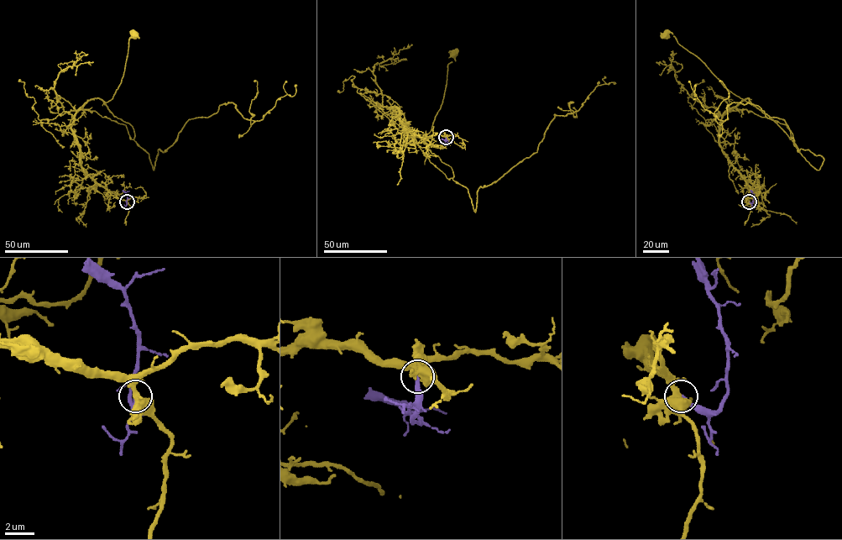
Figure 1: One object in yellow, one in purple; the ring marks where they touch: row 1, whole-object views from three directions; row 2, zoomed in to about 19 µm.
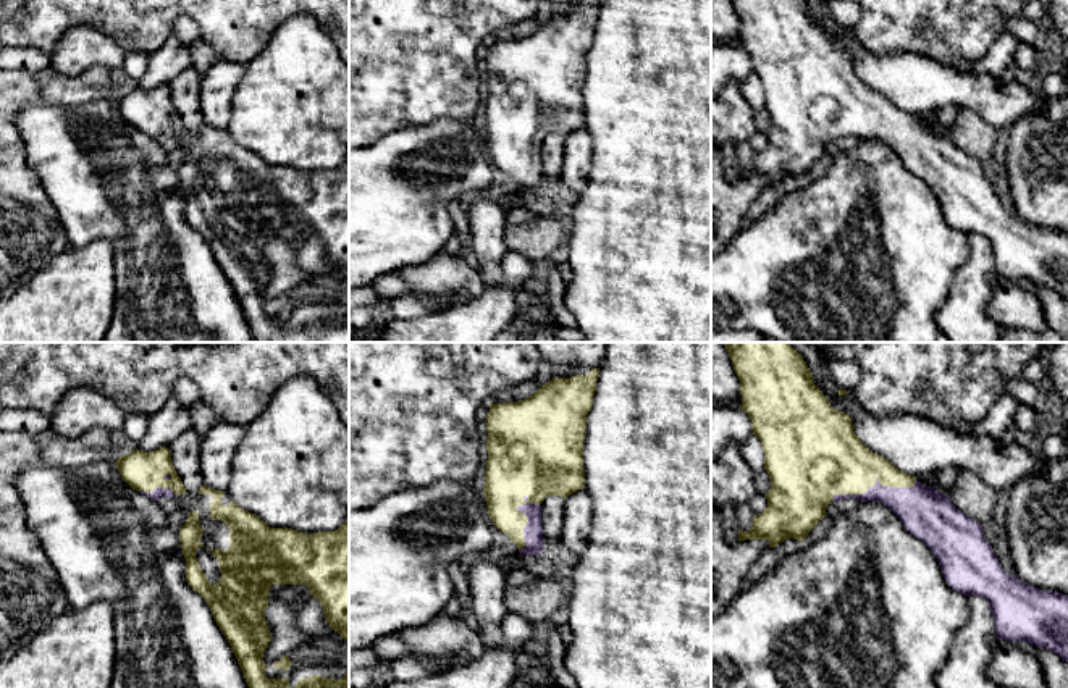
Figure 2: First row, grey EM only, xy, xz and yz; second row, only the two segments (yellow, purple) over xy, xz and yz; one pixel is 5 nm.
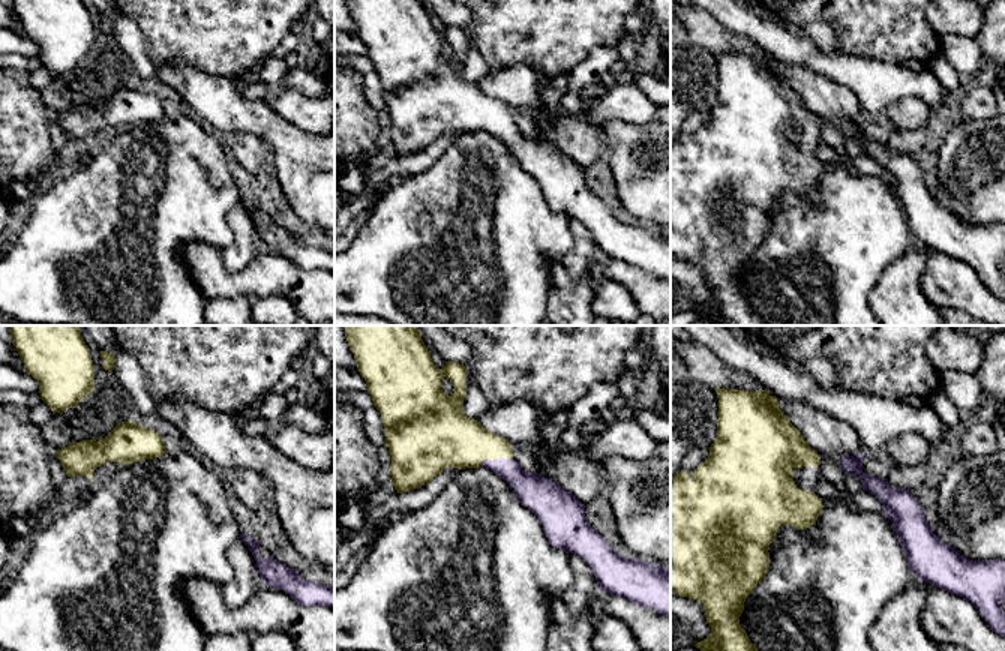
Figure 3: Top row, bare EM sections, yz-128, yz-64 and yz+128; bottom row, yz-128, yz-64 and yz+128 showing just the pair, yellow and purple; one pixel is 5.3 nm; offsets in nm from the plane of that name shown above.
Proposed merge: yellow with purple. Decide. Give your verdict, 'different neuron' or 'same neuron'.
same neuron

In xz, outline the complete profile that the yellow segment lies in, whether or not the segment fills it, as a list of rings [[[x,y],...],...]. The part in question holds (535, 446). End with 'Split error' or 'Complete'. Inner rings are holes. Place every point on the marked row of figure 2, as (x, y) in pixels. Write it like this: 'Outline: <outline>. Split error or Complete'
Outline: [[[593,368],[587,376],[553,378],[519,402],[490,404],[485,420],[488,460],[483,494],[490,518],[520,554],[536,556],[546,551],[540,504],[548,496],[566,499],[585,488],[583,439],[598,371],[599,368]]]. Split error

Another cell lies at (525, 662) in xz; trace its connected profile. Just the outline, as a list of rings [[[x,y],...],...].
[[[527,649],[517,651],[514,680],[520,680],[520,678],[527,677],[540,664],[541,664],[541,657],[530,654]]]

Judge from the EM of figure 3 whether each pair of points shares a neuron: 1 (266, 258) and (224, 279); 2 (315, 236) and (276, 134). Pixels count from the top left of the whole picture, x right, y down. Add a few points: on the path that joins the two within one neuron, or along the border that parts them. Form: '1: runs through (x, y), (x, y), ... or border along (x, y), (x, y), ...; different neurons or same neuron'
1: runs through (257, 269), (246, 279), (234, 279); same neuron
2: border along (309, 228), (318, 230); different neurons

